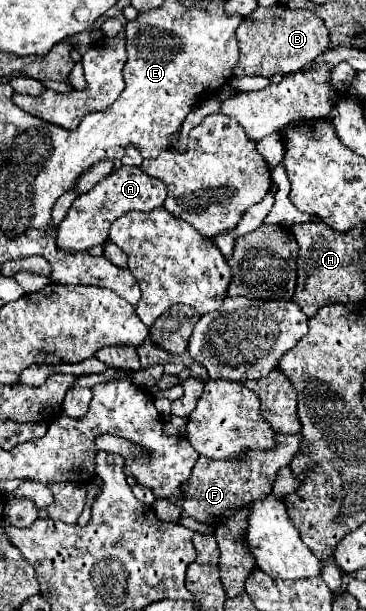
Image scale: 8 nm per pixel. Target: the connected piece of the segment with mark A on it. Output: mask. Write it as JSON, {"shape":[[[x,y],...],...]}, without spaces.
{"shape":[[[121,166],[119,170],[113,170],[109,176],[105,176],[99,184],[95,184],[89,192],[81,194],[73,202],[65,220],[59,224],[57,242],[61,248],[73,250],[73,252],[103,244],[109,236],[109,226],[113,220],[117,220],[119,216],[131,210],[147,212],[157,206],[163,206],[165,196],[167,196],[167,186],[159,178],[145,174],[137,166]]]}

